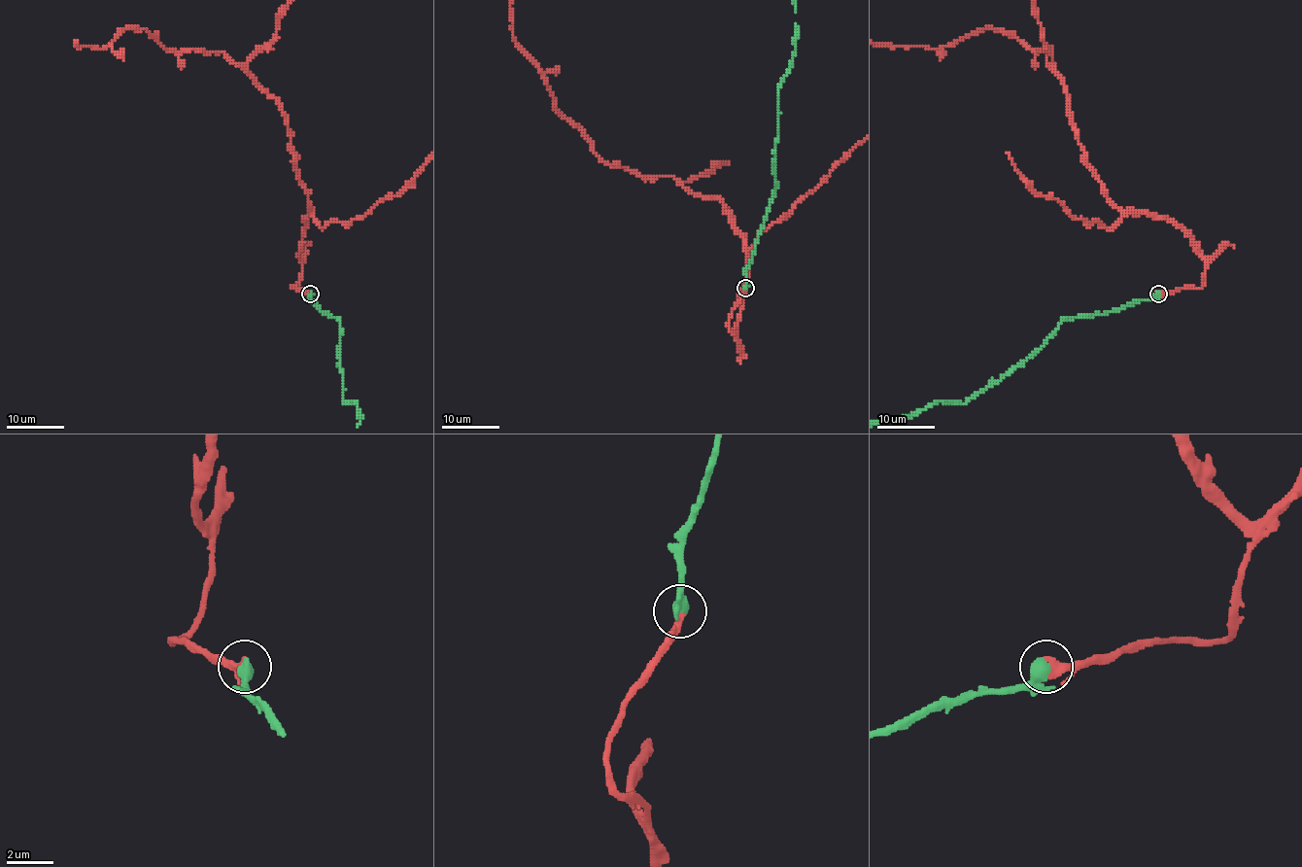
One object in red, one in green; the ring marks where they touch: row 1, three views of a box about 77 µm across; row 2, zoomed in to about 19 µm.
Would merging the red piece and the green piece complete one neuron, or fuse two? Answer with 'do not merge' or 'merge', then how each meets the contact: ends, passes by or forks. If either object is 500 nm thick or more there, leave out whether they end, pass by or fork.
merge | red passes by | green passes by

